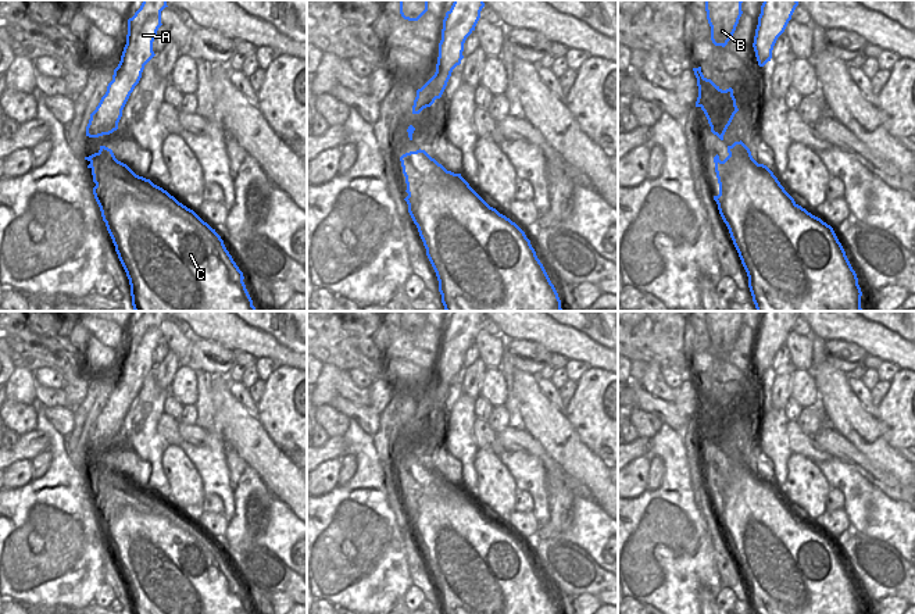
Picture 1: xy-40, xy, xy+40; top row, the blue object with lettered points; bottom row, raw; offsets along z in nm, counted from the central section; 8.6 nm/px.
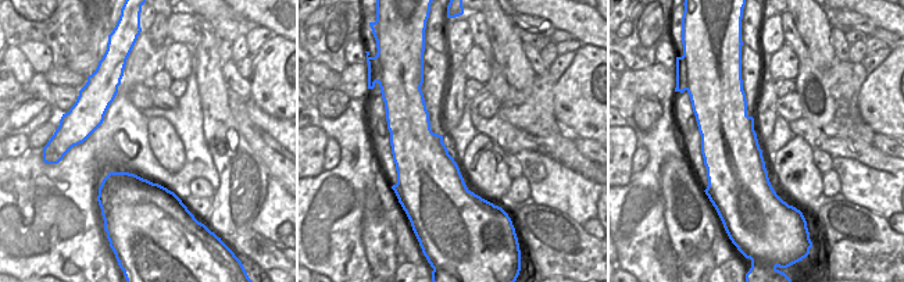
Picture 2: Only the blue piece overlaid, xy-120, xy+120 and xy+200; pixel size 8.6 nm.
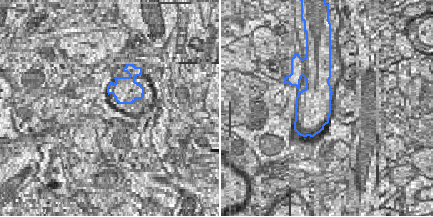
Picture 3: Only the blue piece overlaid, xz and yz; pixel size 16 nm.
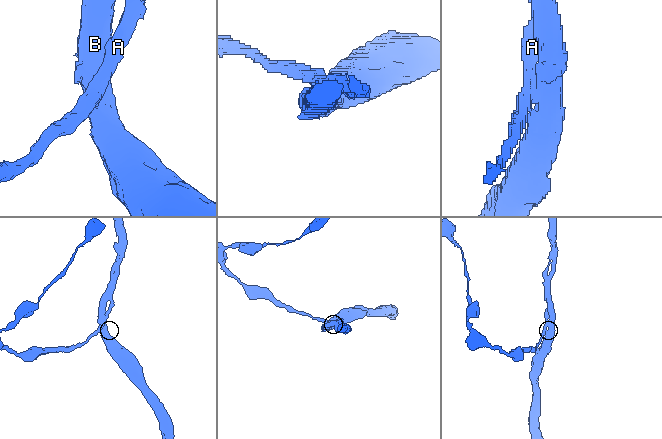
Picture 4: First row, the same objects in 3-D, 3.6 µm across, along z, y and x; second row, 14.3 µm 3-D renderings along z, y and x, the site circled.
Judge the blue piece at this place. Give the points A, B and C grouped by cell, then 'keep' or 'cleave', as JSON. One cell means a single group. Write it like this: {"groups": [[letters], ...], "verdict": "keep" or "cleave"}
{"groups": [["A", "B", "C"]], "verdict": "keep"}

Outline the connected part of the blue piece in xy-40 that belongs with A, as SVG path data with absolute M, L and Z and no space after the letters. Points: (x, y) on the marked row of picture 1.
M143 0L140 8L128 19L126 44L96 110L90 114L86 136L99 138L118 129L122 110L142 78L144 65L156 56L153 42L161 24L167 0Z

